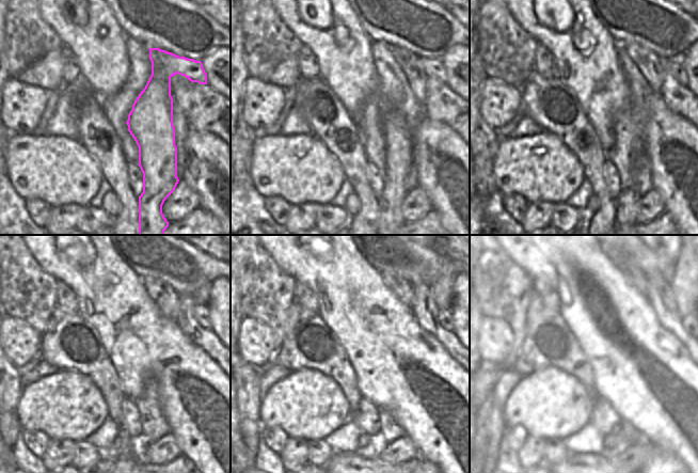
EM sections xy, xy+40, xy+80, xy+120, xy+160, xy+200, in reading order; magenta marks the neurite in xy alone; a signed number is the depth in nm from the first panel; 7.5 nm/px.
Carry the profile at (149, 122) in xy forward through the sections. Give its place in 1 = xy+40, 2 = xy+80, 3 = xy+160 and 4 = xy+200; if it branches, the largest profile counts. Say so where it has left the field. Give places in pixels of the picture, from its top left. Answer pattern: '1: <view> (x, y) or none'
1: xy+40 (398, 142)
2: xy+80 (628, 201)
3: xy+160 (443, 313)
4: xy+200 (683, 319)

